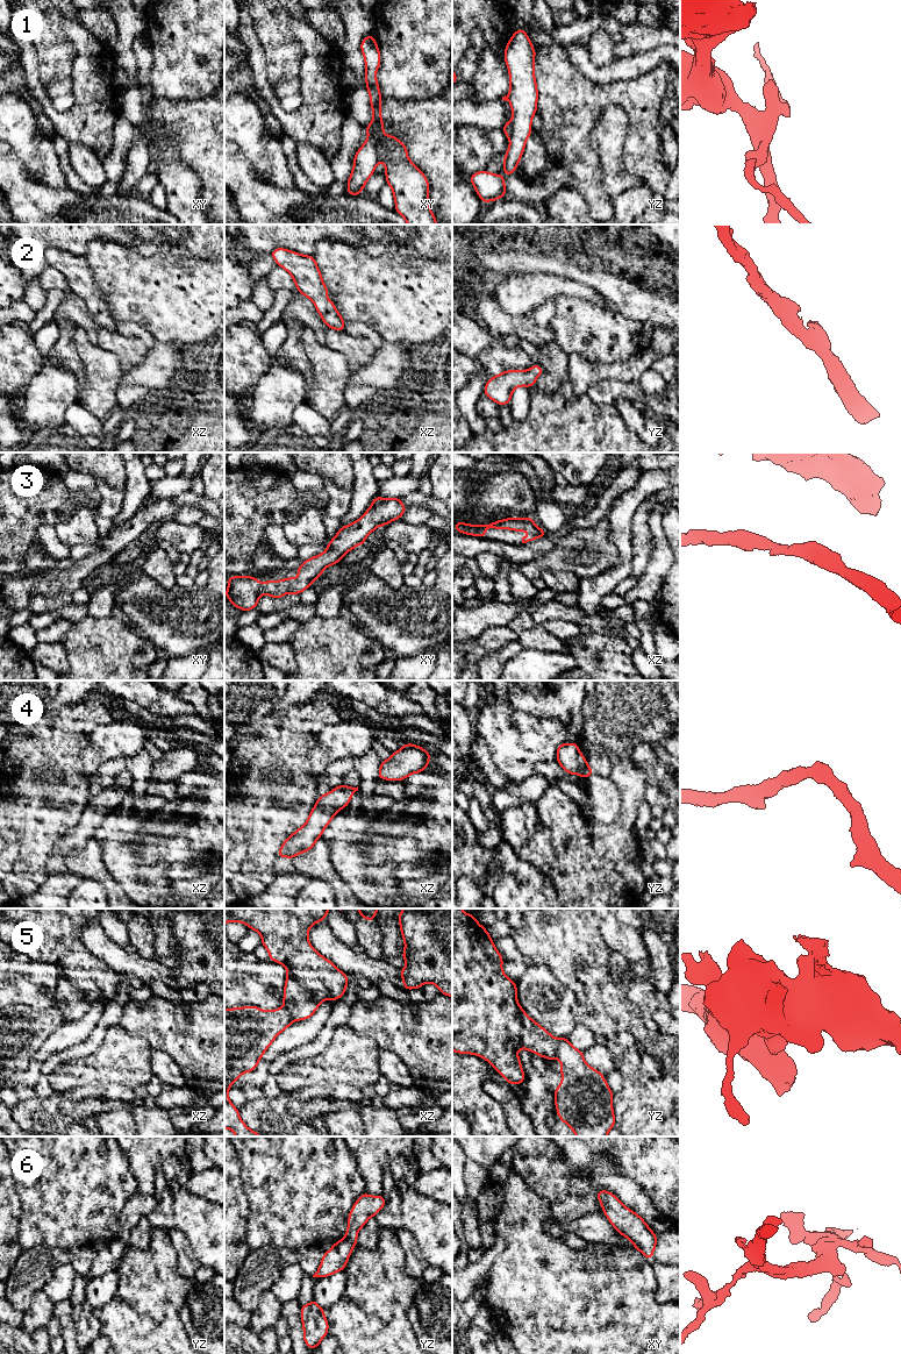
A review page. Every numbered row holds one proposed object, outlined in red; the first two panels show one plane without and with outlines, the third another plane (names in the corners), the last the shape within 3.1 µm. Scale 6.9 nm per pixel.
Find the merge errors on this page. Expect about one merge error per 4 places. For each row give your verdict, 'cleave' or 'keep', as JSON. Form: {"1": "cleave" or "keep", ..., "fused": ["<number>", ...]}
{"1": "keep", "2": "keep", "3": "keep", "4": "keep", "5": "cleave", "6": "keep", "fused": ["5"]}

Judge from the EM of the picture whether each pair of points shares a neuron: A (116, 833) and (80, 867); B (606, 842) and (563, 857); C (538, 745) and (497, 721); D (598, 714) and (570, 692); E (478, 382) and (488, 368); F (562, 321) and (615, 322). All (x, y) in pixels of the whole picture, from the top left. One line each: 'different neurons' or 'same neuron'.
A: different neurons
B: same neuron
C: same neuron
D: different neurons
E: same neuron
F: same neuron

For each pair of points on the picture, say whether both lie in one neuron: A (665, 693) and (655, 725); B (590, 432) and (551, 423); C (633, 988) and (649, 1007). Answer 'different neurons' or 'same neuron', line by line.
A: same neuron
B: same neuron
C: same neuron

